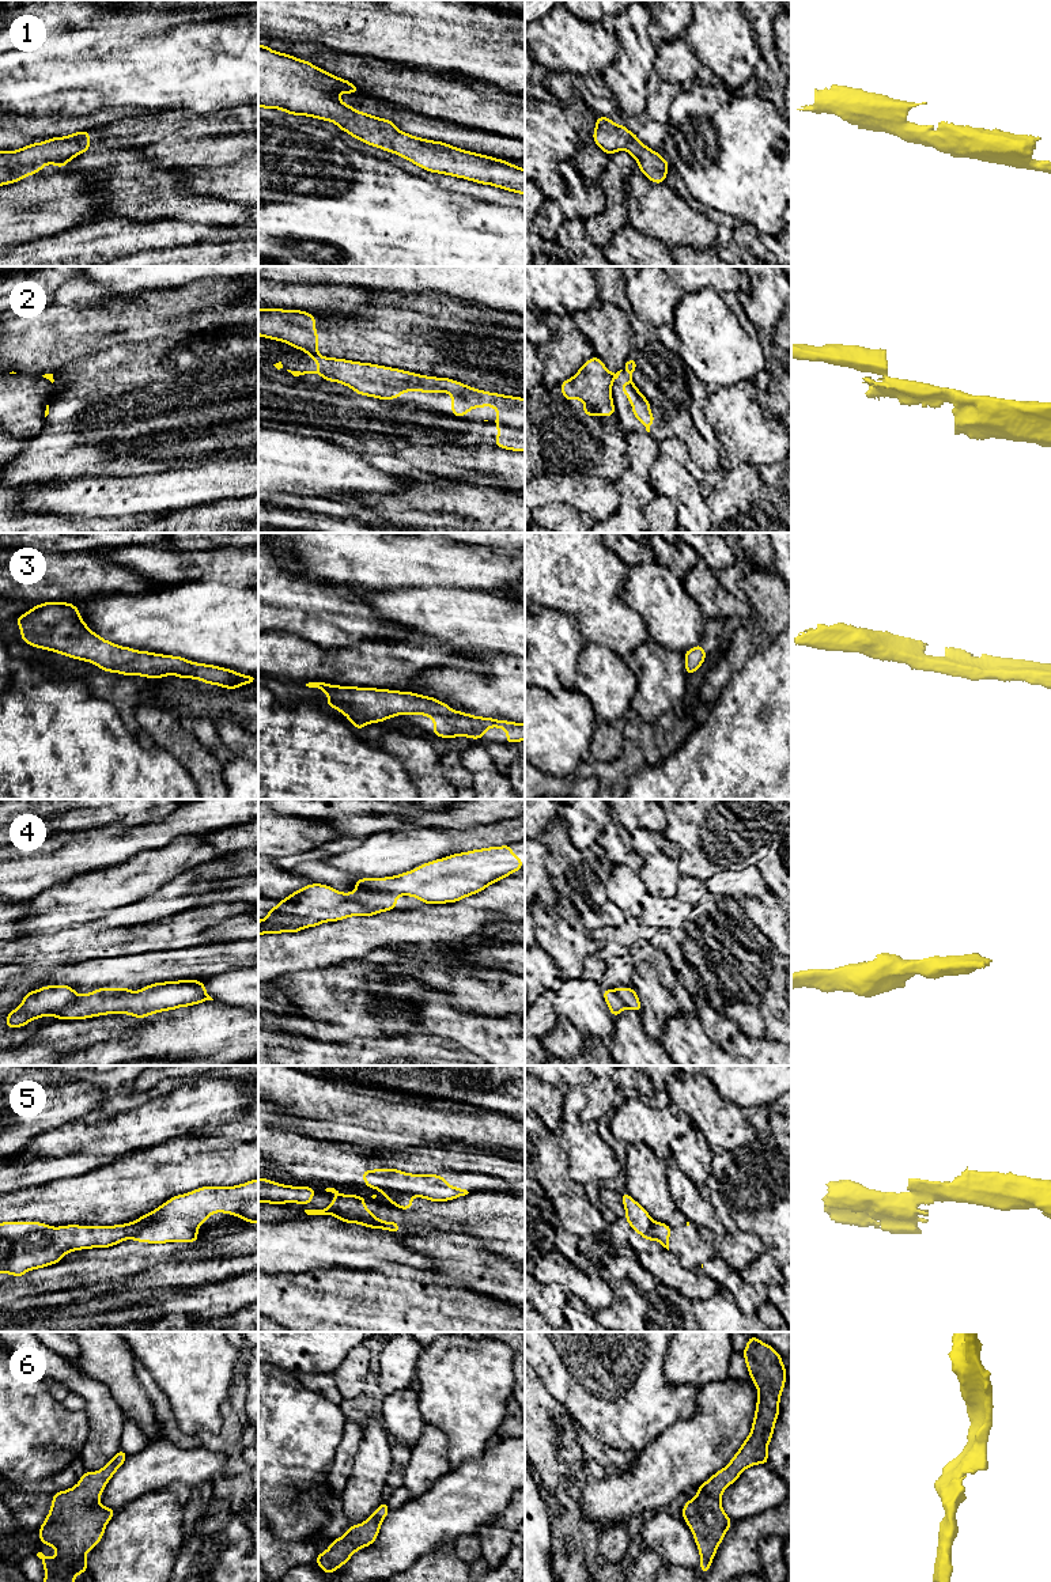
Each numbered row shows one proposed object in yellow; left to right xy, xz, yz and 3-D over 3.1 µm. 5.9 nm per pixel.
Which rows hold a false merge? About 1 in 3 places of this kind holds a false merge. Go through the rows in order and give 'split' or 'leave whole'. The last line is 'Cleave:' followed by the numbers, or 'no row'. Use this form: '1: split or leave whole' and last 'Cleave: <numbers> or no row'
1: leave whole
2: split
3: leave whole
4: leave whole
5: split
6: leave whole
Cleave: 2, 5

